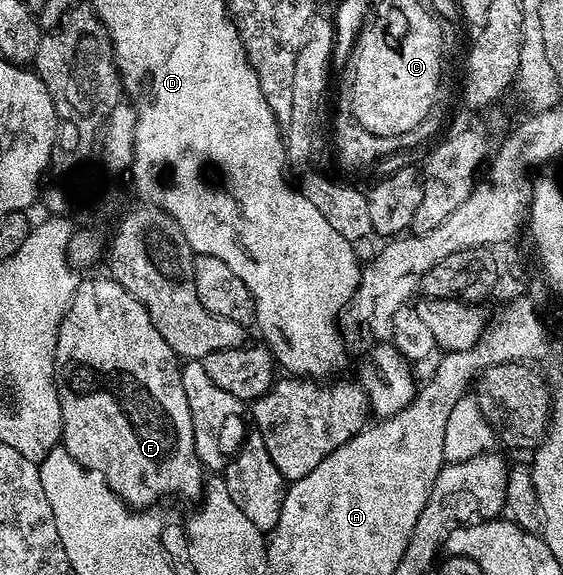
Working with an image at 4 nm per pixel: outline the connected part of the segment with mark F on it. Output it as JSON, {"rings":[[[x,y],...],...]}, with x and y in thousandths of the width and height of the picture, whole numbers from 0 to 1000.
{"rings":[[[199,485],[187,489],[139,487],[137,504],[126,520],[123,537],[115,544],[112,562],[105,569],[101,602],[98,603],[98,638],[94,640],[94,663],[101,670],[105,687],[105,715],[108,717],[108,763],[107,772],[135,798],[149,816],[165,816],[187,828],[187,838],[197,847],[206,864],[213,864],[224,878],[238,887],[250,889],[259,882],[272,882],[277,871],[300,864],[306,857],[316,857],[321,864],[355,866],[361,857],[361,810],[350,797],[346,777],[346,757],[339,743],[339,715],[332,708],[332,685],[325,682],[321,664],[321,635],[313,614],[297,603],[297,590],[275,576],[275,562],[268,562],[268,548],[213,492]]]}

